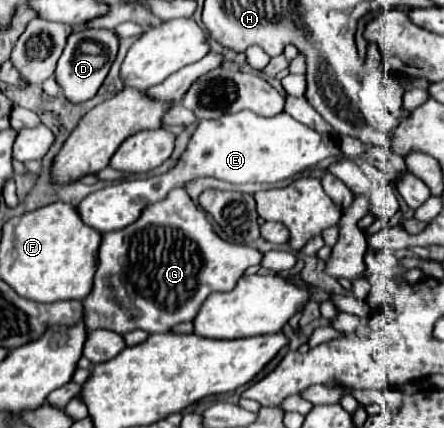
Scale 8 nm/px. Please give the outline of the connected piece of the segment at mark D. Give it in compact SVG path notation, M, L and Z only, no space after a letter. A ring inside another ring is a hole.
M84 30L84 32L70 34L66 48L58 60L56 74L54 74L56 82L62 86L64 96L72 104L82 104L82 102L94 98L94 94L102 86L102 82L116 58L116 52L118 52L118 38L112 30Z

